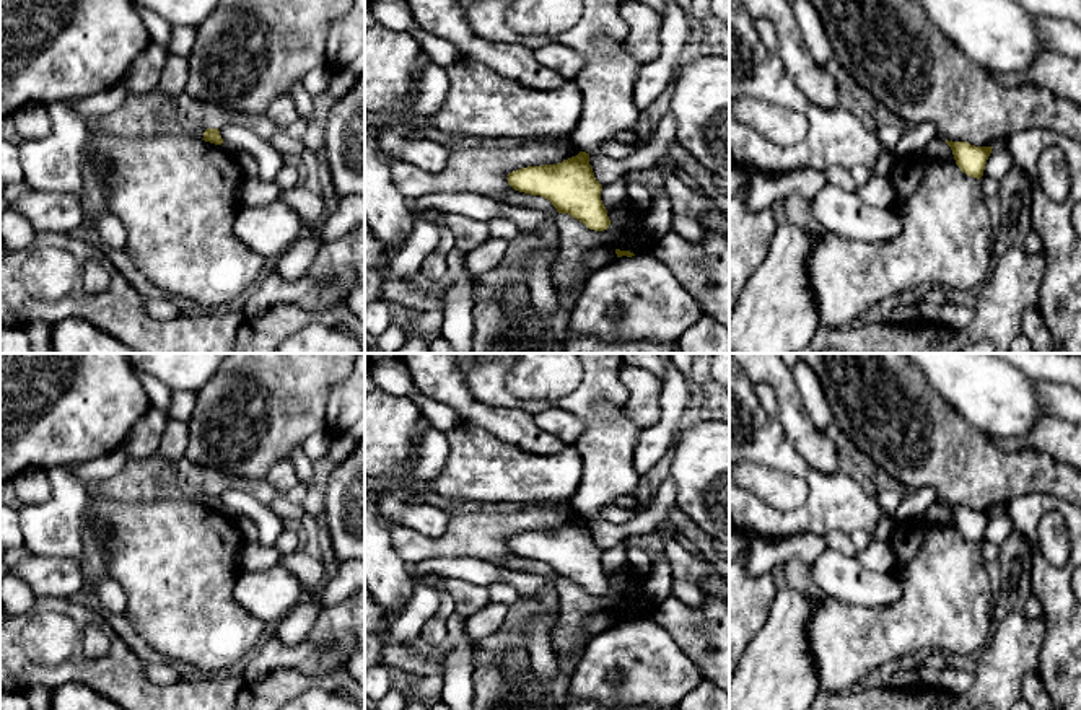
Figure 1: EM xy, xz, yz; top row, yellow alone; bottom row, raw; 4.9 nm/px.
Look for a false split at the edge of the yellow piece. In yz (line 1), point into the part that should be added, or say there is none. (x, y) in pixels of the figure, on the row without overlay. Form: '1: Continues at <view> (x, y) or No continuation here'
1: No continuation here

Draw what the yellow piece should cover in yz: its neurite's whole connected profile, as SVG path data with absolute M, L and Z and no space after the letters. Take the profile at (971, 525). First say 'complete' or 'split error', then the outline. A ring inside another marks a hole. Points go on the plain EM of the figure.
complete | M949 506L956 529L970 542L980 544L993 511L975 511L967 506Z

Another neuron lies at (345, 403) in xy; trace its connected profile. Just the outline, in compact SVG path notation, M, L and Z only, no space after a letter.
M365 353L357 357L352 373L329 391L327 430L332 435L347 433L361 417L365 417Z

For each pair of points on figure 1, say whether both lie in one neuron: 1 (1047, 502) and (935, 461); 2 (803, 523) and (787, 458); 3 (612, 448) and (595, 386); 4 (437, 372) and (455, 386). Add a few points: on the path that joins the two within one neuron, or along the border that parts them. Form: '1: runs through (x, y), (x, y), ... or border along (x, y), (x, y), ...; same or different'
1: border along (1063, 499), (1026, 494), (1006, 505); different
2: runs through (814, 507), (814, 482), (803, 471); same
3: runs through (599, 433), (588, 417), (588, 401); same
4: runs through (442, 376), (450, 385); same

